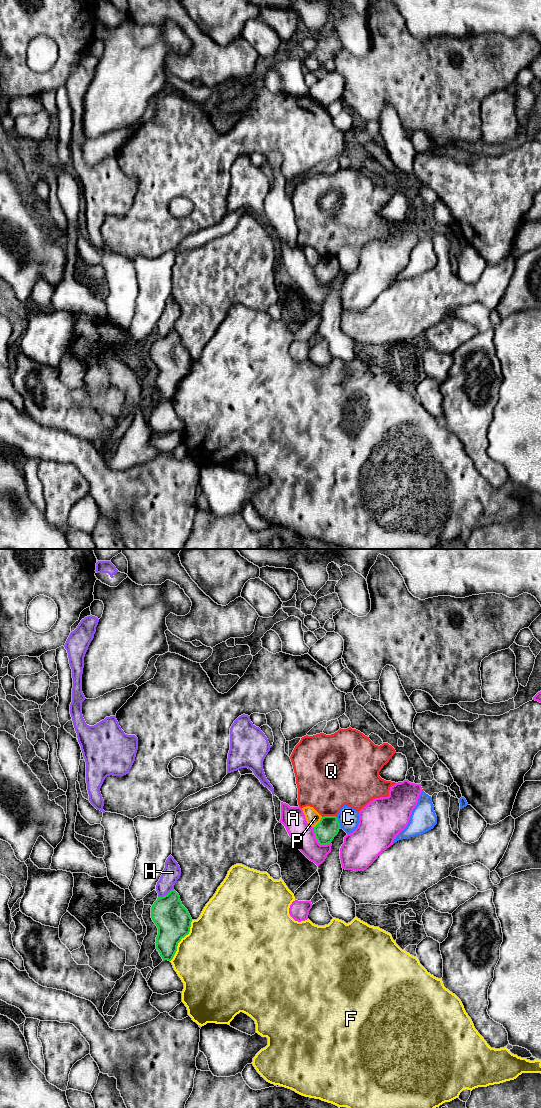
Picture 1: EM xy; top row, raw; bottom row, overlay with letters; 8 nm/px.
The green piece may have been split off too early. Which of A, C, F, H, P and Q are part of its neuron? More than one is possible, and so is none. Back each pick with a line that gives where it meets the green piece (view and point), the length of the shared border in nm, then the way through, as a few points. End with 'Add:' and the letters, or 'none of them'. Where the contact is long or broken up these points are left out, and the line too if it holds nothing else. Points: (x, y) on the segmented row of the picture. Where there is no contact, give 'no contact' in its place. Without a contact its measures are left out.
Add: none of them

